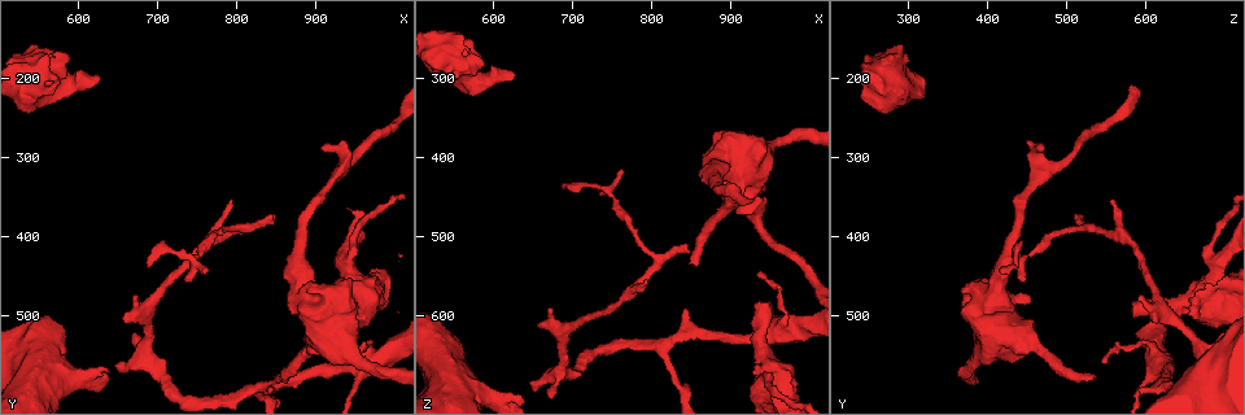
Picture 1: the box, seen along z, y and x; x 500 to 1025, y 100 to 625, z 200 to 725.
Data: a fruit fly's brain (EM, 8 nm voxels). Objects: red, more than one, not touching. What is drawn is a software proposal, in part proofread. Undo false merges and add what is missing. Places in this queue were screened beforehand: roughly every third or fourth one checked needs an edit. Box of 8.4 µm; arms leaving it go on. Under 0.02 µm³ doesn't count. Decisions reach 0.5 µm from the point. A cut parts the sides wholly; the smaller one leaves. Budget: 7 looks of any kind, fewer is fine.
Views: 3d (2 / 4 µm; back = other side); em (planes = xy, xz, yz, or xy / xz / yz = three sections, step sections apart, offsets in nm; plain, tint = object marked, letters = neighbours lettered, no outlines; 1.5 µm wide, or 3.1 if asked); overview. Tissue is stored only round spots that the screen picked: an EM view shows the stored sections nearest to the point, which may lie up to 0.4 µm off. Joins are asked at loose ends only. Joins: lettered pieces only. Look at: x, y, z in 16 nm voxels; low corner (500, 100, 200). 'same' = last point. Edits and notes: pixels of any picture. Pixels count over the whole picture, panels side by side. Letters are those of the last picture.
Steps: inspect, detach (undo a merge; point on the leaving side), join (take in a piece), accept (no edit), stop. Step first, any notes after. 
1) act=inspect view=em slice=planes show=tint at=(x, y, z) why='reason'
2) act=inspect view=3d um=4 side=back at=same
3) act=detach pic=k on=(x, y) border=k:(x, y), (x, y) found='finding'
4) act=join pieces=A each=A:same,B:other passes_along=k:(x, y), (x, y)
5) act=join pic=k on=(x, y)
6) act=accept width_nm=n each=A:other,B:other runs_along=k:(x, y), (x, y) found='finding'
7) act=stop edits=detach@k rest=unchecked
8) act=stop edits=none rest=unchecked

act=inspect view=em slice=planes show=letters at=(845, 375, 520) why='thin end'

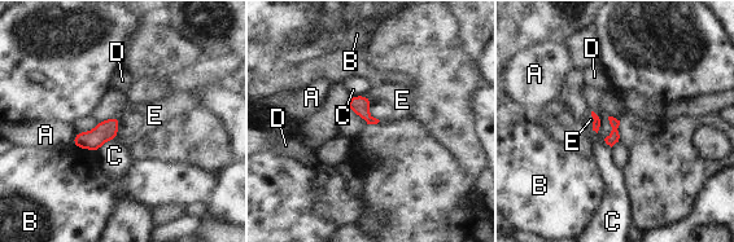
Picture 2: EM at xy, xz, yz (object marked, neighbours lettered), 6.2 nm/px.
act=join pieces=E each=A:other,B:other,C:other,D:other,E:same passes_along=2:(359, 105), (370, 100), (402, 100) found='it goes on there'

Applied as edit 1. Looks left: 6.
act=inspect view=em slice=planes show=letters at=(850, 575, 535) why='branch stops here'

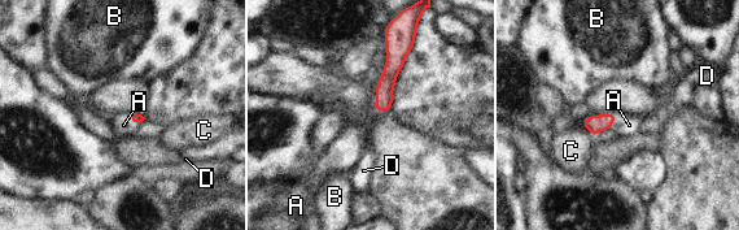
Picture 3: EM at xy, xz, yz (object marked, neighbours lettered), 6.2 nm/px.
act=join pieces=A longest_contact=A:100nm each=A:same,B:other,C:other,D:other passes_along=3:(594, 124), (613, 121), (629, 125) found='it goes on there'

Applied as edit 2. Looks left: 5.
act=inspect view=overview why='redraw'

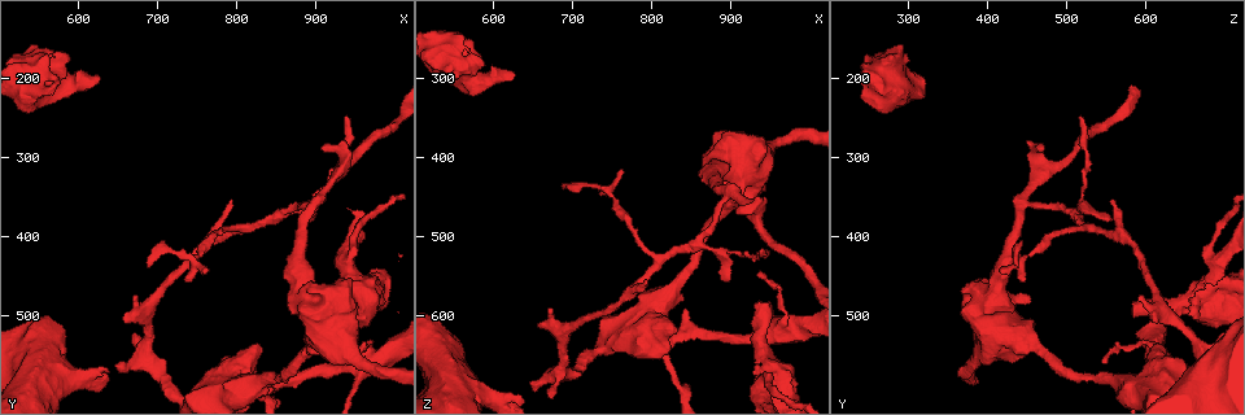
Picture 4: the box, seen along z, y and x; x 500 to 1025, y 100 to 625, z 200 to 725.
act=inspect view=em slice=yz step=4 show=tint at=(945, 395, 685) why='sudden change in width'

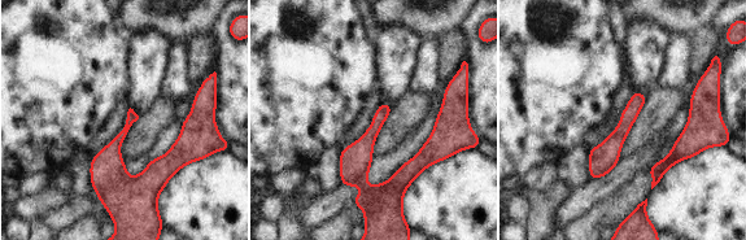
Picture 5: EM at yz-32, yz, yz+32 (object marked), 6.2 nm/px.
act=inspect view=em slice=planes show=tint at=same why='another direction'

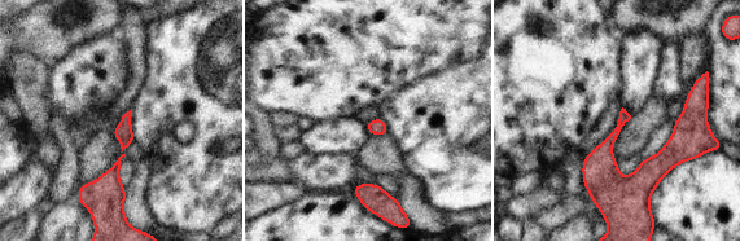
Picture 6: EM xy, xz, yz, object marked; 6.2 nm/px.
act=inspect view=em slice=planes show=letters at=same why='see the neighbours'

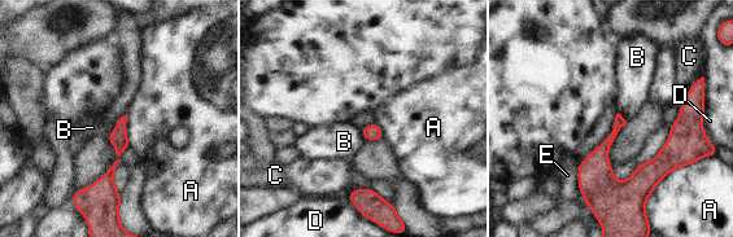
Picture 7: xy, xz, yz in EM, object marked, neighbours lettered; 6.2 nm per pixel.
act=accept longest_contact=A:200nm each=A:other,B:other,C:other,D:other,E:other border=7:(360, 128), (367, 141) found='all the same cell'

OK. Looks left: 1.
act=stop edits=join@2,join@3 rest=unchecked

